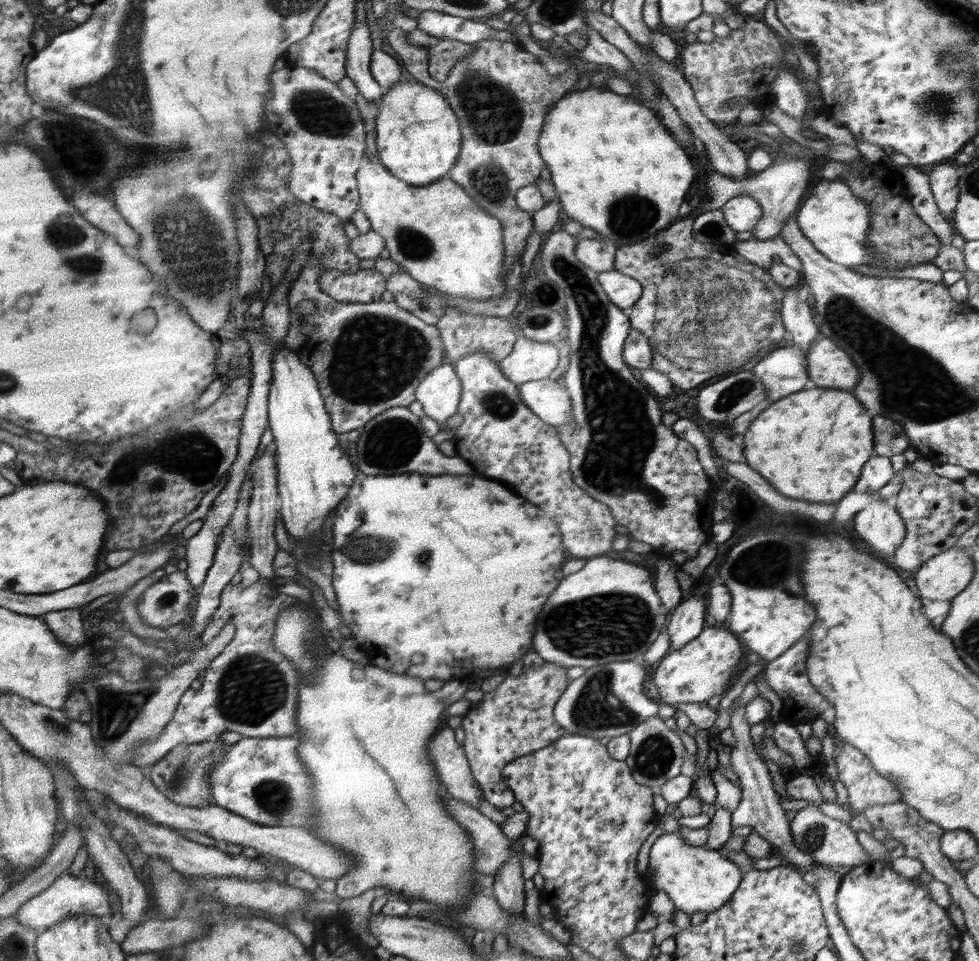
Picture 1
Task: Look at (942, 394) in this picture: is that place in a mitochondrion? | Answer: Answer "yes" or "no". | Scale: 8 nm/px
yes

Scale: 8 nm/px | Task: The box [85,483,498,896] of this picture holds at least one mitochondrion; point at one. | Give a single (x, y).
(251, 687)

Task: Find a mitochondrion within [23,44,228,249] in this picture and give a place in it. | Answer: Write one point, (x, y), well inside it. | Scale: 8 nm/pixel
(95, 143)

